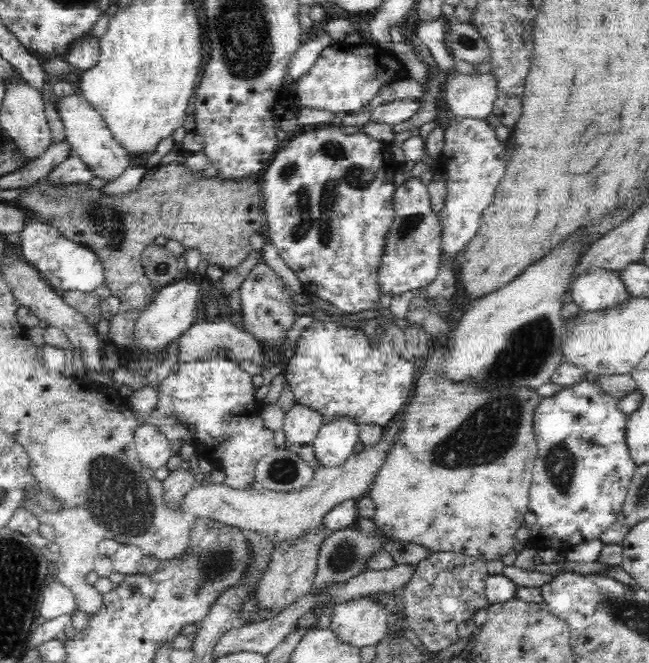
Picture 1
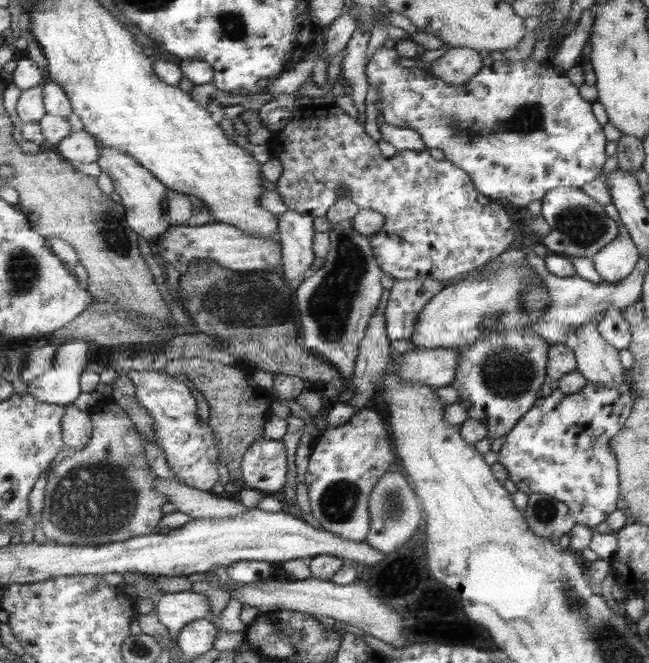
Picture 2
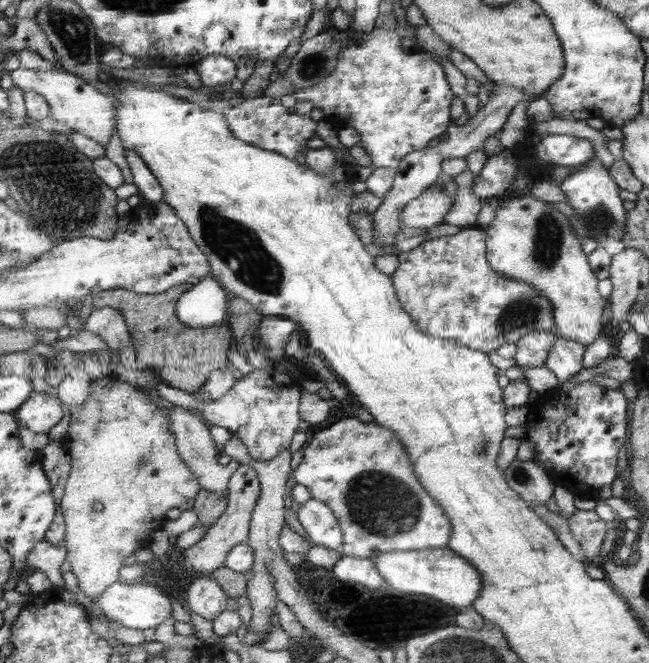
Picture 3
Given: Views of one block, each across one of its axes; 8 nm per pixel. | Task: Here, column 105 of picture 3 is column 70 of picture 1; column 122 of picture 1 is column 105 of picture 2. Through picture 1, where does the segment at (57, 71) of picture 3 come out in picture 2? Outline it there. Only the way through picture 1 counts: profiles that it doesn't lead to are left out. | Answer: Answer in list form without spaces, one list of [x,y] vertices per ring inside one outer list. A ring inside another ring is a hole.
[[[100,148],[96,163],[102,172],[110,176],[114,191],[120,196],[120,203],[125,207],[128,227],[150,244],[159,240],[170,228],[170,222],[164,219],[164,202],[168,191],[166,186],[161,184],[148,169],[137,165],[133,158],[119,153],[117,149]]]

